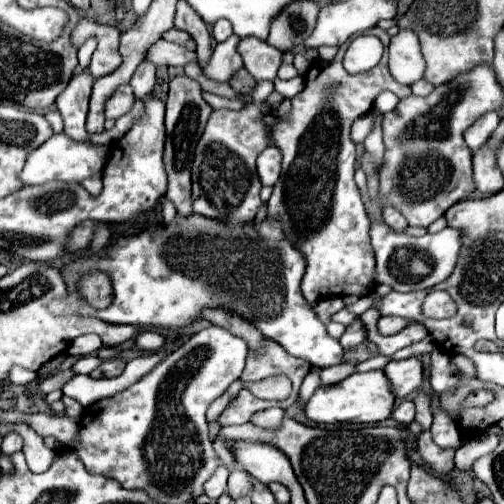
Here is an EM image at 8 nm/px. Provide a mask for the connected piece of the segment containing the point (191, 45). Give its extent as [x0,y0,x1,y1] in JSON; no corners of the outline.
[163,28,195,50]

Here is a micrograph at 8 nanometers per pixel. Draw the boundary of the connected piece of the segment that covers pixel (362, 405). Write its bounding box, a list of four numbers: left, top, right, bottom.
[305,370,395,424]

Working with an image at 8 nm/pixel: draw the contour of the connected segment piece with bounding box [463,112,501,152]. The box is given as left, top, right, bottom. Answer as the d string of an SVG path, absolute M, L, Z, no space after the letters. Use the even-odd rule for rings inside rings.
M485 112L483 116L479 116L477 122L471 124L471 126L467 128L467 132L463 134L467 146L469 146L473 152L477 152L477 150L487 142L487 138L491 136L491 132L497 128L499 120L501 120L501 118L499 118L497 112Z

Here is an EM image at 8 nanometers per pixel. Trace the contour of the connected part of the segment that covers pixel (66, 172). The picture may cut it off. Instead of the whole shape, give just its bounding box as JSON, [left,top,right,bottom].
[21,134,109,184]

